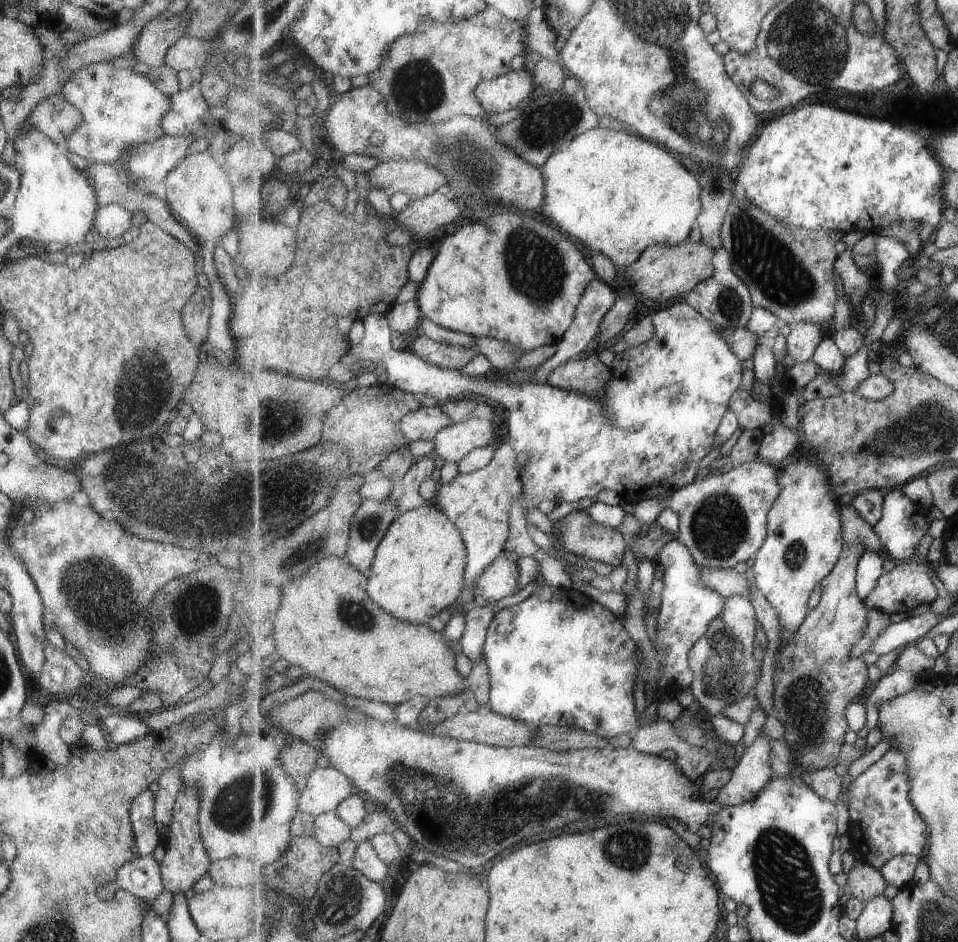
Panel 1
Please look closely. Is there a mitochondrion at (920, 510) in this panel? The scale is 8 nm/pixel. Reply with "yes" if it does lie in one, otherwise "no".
no

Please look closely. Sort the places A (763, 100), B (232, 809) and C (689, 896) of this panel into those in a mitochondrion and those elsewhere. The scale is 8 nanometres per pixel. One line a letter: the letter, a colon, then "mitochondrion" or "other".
A: other
B: mitochondrion
C: other

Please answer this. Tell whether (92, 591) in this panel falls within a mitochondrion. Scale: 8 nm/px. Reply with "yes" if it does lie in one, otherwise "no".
yes

